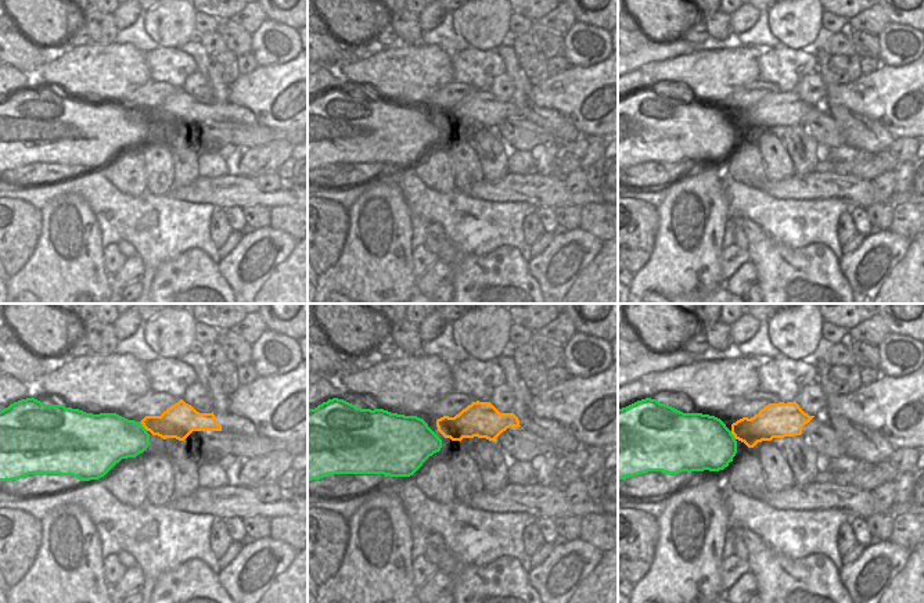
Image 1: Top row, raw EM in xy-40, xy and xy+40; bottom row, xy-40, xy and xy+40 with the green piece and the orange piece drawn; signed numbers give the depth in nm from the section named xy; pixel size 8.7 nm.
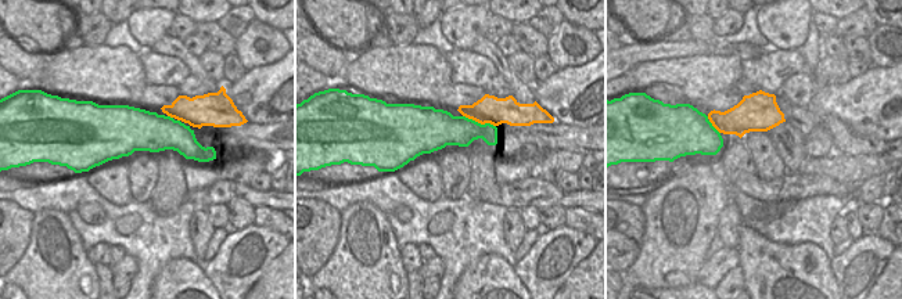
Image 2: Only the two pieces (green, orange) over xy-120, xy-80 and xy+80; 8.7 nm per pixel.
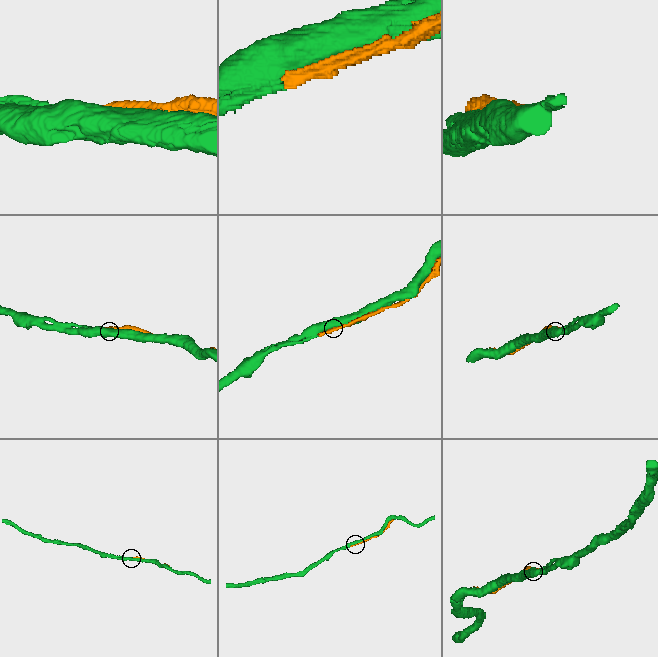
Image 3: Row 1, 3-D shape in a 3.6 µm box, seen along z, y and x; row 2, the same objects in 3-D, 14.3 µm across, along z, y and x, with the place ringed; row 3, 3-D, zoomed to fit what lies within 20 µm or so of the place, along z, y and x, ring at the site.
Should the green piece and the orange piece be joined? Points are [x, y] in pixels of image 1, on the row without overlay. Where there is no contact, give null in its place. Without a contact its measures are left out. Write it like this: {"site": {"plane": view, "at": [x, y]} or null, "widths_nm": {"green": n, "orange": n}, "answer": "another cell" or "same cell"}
{"site": {"plane": "xy-40", "at": [141, 115]}, "widths_nm": {"green": 380, "orange": 240}, "answer": "same cell"}

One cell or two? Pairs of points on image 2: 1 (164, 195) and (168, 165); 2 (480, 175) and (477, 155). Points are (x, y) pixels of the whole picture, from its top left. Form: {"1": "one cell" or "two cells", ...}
{"1": "one cell", "2": "one cell"}

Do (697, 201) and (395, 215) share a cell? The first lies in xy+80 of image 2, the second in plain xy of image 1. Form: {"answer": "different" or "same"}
{"answer": "same"}

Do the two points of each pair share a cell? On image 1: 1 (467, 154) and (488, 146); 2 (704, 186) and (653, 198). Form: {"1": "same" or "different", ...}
{"1": "different", "2": "different"}

